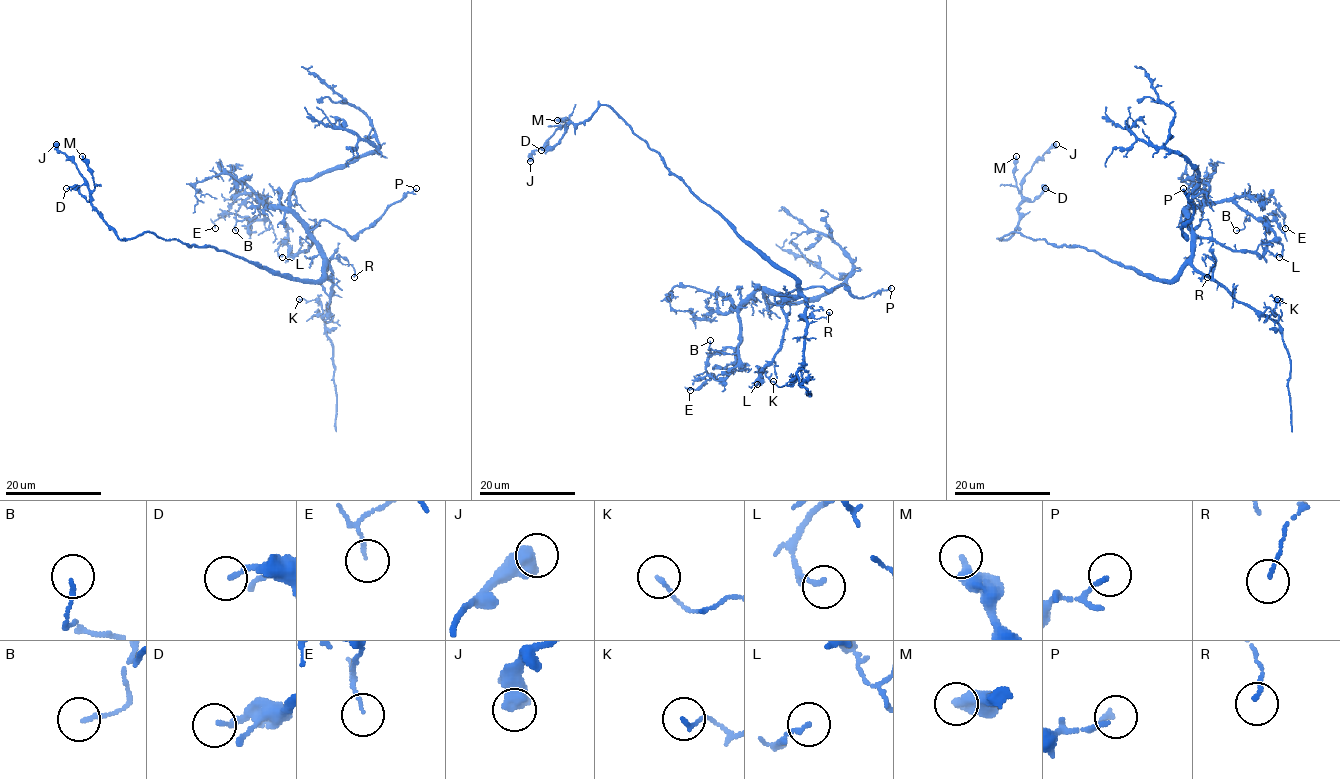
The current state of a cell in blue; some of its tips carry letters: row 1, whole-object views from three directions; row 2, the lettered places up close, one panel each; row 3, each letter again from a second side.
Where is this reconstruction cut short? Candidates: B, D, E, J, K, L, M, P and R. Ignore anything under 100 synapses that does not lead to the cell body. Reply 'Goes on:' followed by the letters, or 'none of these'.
Goes on: none of these

